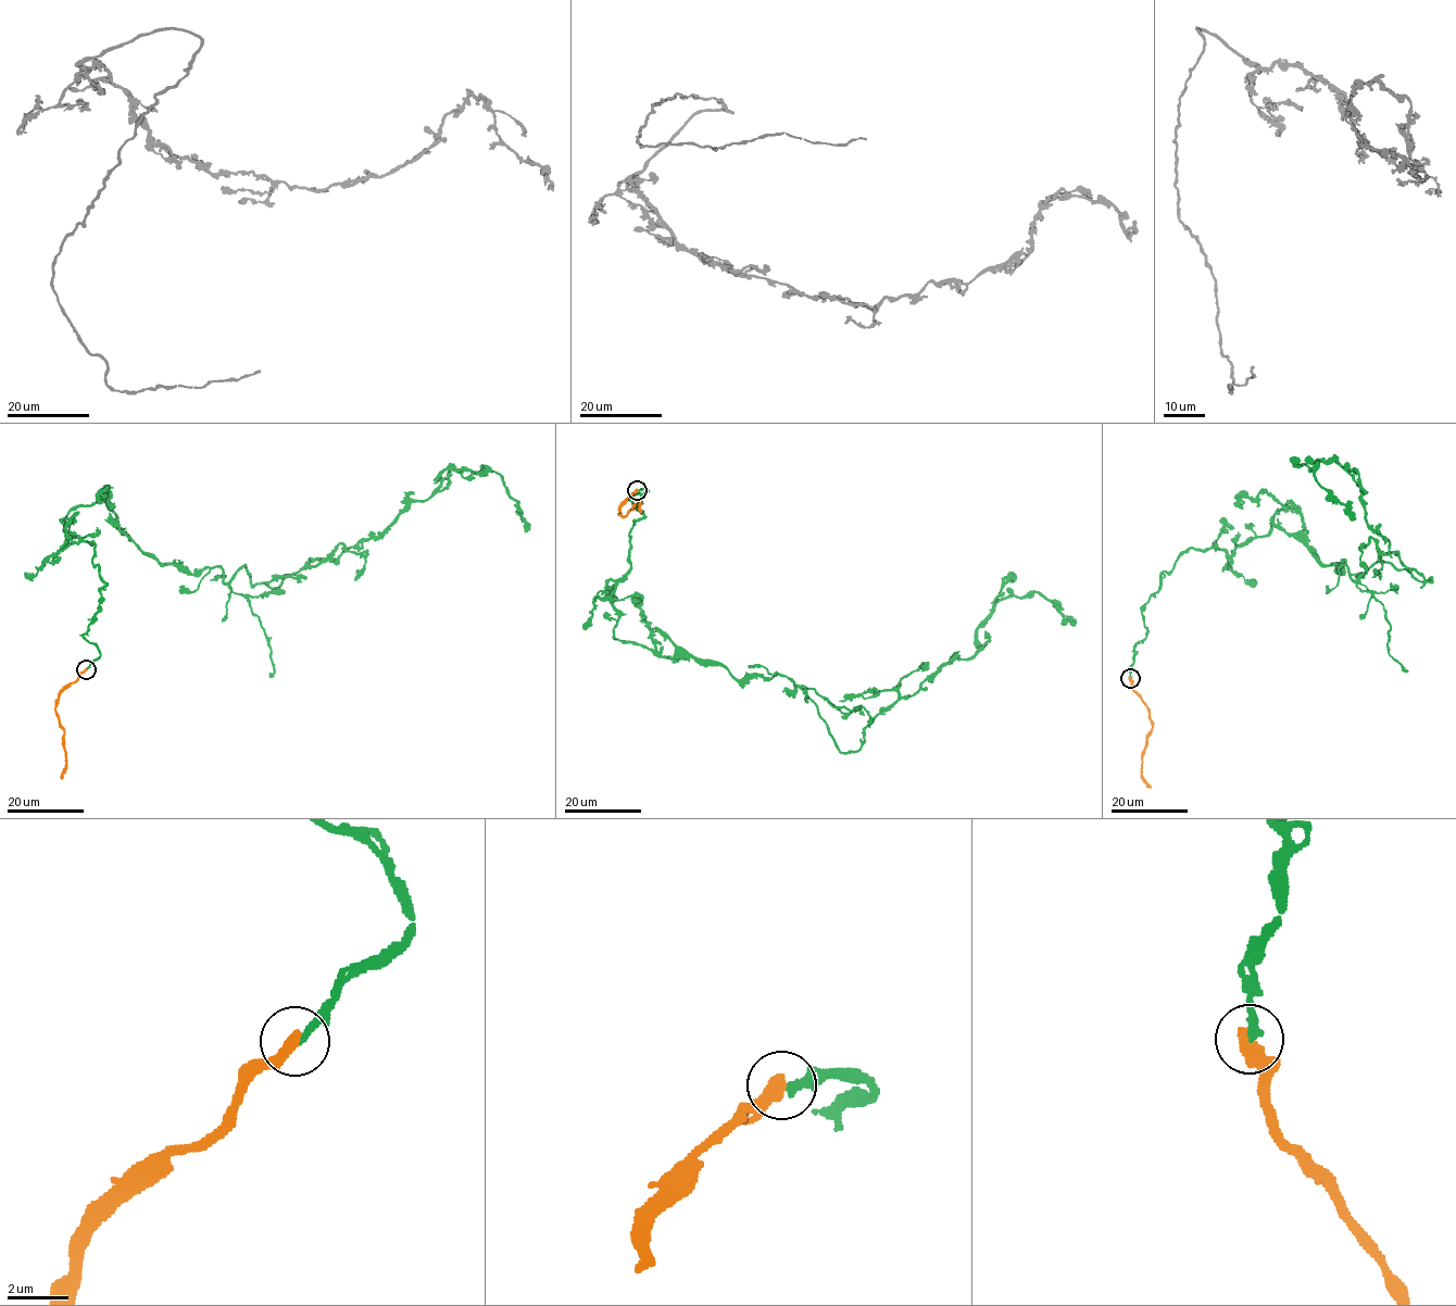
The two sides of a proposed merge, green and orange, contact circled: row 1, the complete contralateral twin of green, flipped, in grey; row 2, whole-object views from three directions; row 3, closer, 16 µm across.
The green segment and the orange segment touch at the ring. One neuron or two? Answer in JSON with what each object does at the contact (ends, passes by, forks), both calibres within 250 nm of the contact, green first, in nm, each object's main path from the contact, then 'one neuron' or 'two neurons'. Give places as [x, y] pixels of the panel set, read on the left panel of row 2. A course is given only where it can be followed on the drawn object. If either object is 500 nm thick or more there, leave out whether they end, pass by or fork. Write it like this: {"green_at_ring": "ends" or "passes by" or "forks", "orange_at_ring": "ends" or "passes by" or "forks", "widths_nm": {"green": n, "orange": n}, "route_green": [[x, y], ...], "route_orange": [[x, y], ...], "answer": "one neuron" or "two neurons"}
{"green_at_ring": "ends", "orange_at_ring": "ends", "widths_nm": {"green": 280, "orange": 480}, "route_green": [[86, 669], [77, 507], [252, 587], [447, 468], [527, 531]], "route_orange": [[85, 669], [60, 693], [55, 702], [59, 724], [64, 731], [62, 779]], "answer": "two neurons"}

